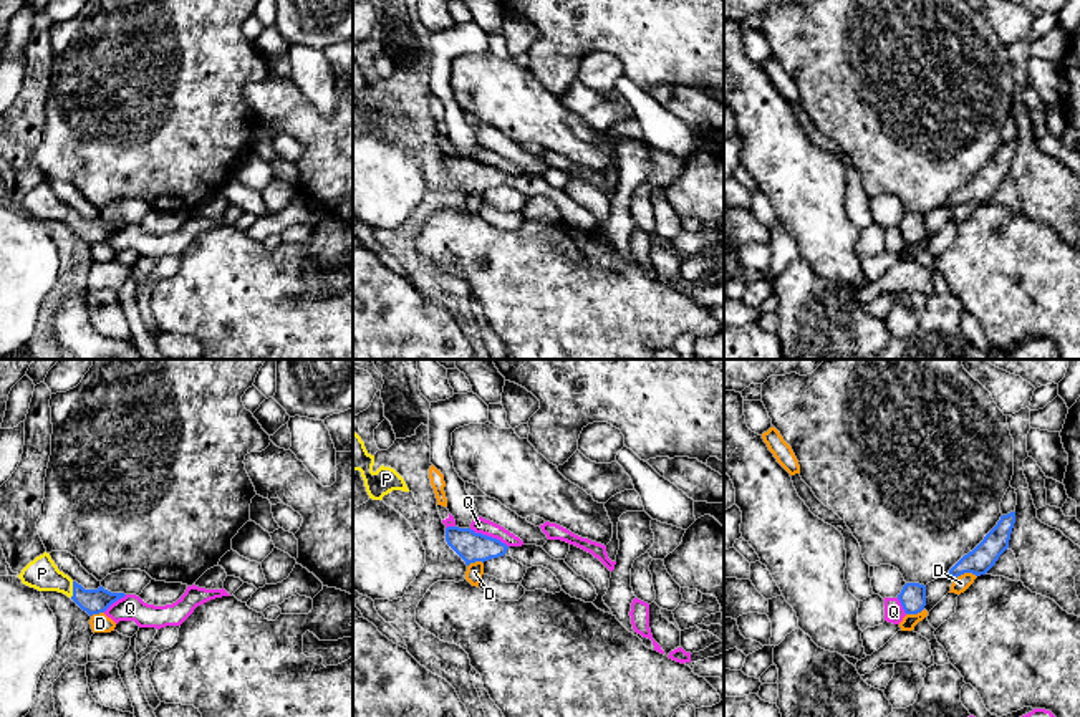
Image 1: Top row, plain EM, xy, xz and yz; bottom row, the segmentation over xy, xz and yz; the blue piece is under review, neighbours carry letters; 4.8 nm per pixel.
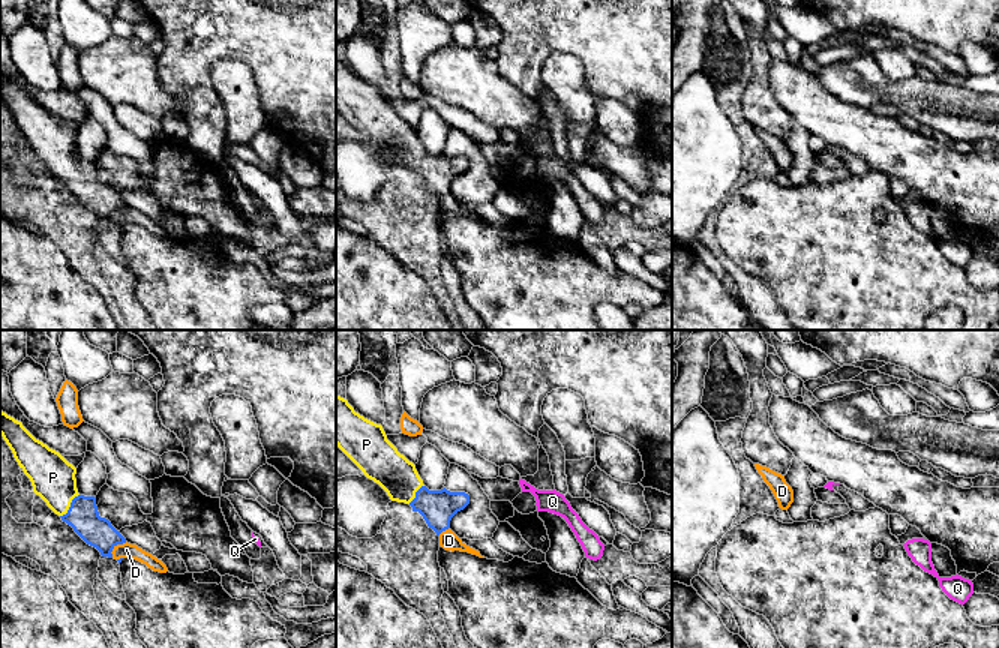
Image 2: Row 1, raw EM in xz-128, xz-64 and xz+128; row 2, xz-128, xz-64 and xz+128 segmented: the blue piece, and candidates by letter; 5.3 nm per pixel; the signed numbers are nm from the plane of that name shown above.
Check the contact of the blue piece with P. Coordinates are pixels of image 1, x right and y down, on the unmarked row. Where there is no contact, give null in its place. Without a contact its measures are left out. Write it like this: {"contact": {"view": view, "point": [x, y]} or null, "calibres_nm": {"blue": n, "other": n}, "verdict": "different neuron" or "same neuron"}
{"contact": {"view": "xy", "point": [73, 219]}, "calibres_nm": {"blue": 120, "other": 160}, "verdict": "same neuron"}

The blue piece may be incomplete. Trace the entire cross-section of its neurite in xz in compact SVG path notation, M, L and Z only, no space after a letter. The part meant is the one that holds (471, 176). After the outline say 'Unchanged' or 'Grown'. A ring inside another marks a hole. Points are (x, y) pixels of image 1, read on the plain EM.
M459 156L446 157L446 171L467 195L475 190L484 192L487 189L504 185L509 179L509 176L497 167Z. Unchanged

